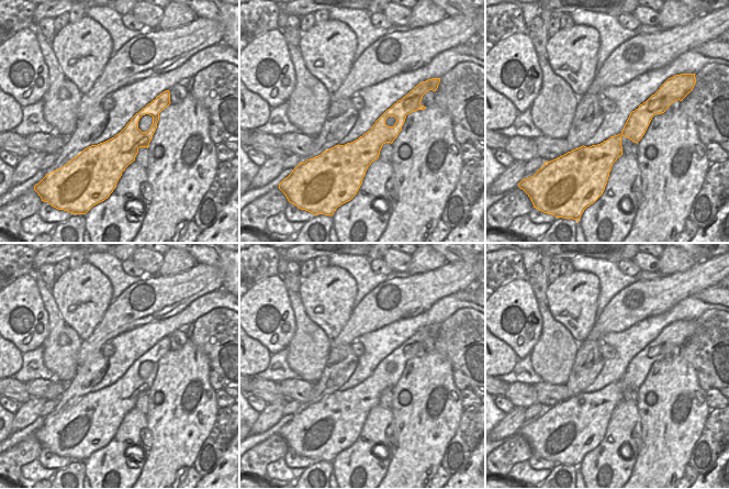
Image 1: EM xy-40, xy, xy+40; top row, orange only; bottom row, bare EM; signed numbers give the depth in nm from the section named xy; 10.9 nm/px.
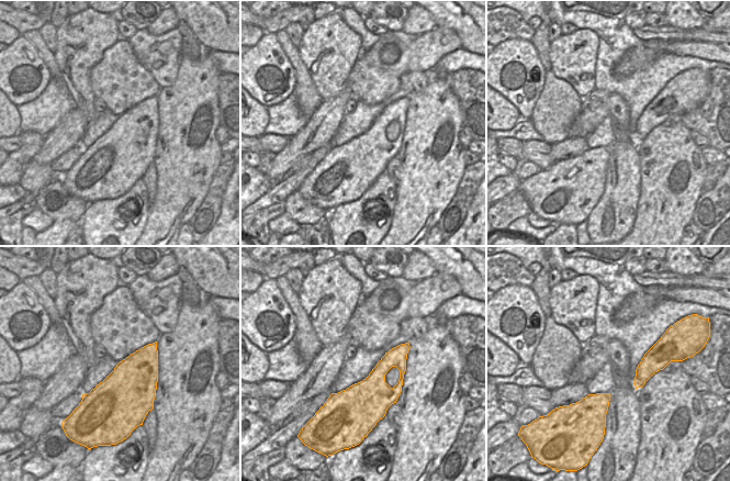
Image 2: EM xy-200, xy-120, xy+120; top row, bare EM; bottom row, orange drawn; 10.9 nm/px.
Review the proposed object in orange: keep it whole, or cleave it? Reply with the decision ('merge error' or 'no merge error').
no merge error

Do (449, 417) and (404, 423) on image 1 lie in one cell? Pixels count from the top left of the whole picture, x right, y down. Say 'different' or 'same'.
same

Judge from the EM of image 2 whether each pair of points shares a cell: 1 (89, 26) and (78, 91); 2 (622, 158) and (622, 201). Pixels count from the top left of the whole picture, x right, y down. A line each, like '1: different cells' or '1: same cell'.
1: same cell
2: same cell

